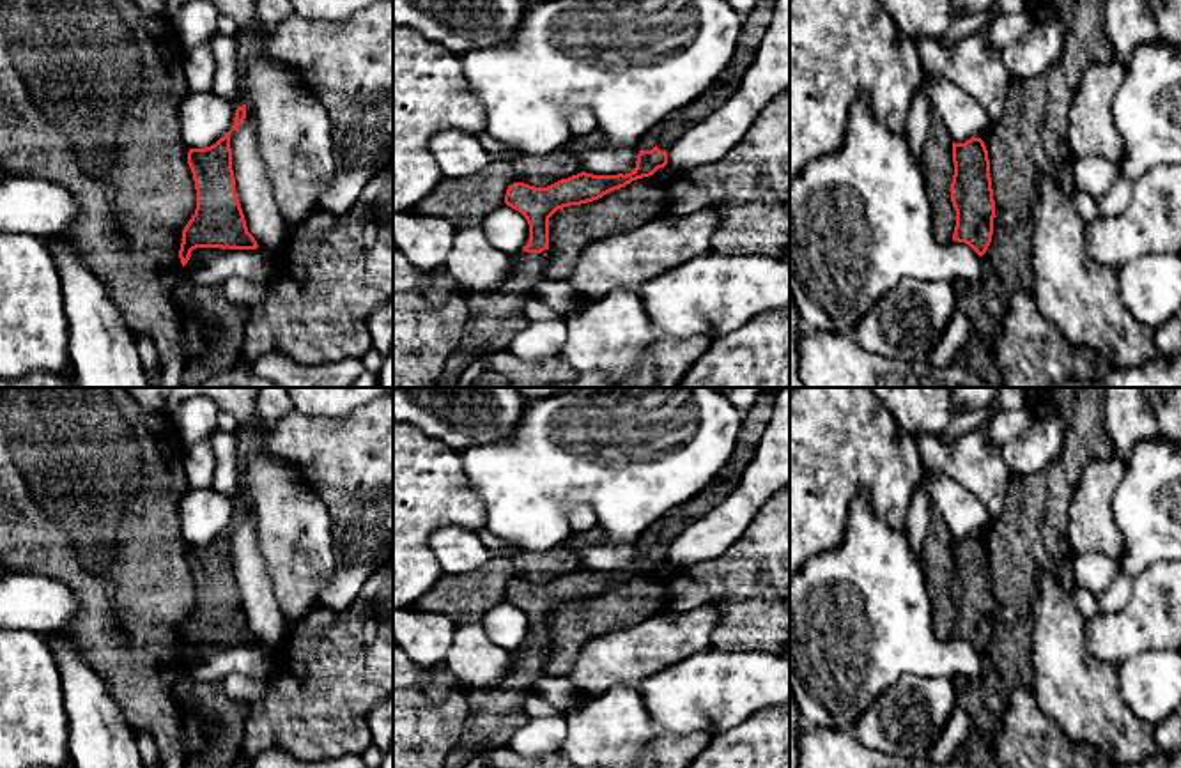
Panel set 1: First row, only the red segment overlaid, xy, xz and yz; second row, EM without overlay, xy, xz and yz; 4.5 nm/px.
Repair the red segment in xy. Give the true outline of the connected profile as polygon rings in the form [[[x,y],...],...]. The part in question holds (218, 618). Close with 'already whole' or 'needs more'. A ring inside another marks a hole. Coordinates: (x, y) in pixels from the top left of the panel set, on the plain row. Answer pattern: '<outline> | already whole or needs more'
[[[230,529],[205,545],[189,545],[188,561],[197,586],[197,605],[182,626],[182,664],[197,644],[257,646],[235,589]]] | already whole

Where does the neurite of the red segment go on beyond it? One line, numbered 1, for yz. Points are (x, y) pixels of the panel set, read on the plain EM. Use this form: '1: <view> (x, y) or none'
1: none

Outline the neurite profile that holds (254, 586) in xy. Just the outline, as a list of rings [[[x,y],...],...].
[[[246,504],[244,518],[230,529],[235,589],[248,628],[259,644],[276,646],[283,639],[283,616],[260,554],[257,520]]]

